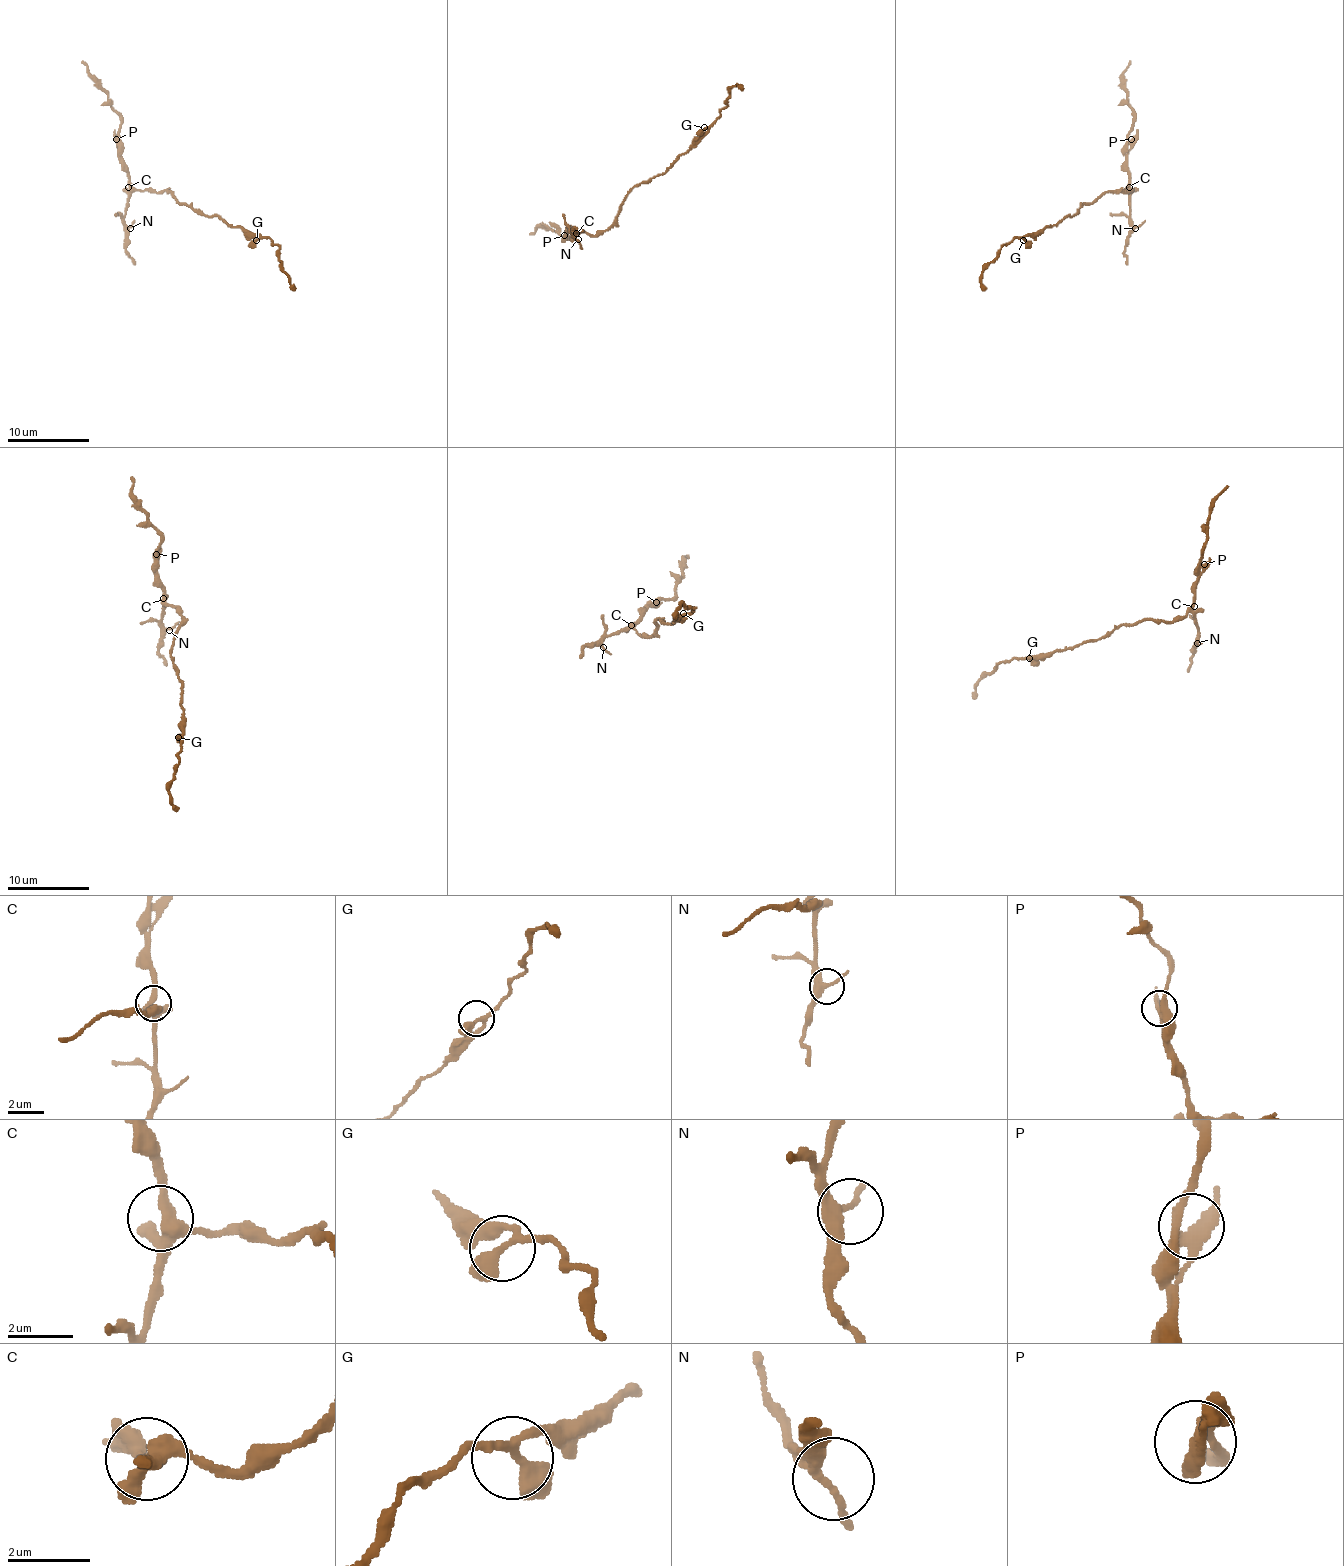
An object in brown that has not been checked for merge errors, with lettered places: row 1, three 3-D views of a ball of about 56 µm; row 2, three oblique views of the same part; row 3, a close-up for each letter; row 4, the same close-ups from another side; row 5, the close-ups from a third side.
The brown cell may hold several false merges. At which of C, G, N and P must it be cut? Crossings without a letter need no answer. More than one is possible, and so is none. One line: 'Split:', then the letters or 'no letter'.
Split: no letter

